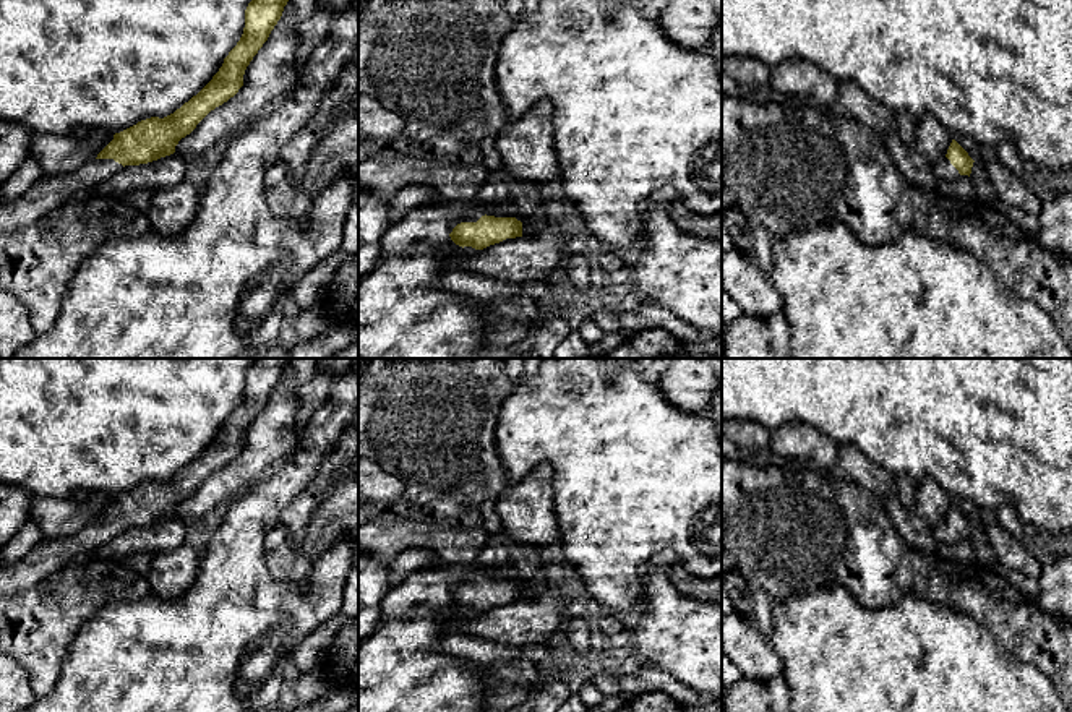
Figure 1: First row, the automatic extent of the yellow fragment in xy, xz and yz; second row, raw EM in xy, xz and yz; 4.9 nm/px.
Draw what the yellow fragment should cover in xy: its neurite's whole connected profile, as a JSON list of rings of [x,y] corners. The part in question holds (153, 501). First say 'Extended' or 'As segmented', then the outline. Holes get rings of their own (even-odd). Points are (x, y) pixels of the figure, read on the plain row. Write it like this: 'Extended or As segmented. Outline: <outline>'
Extended. Outline: [[[255,358],[245,373],[245,391],[212,443],[174,477],[151,480],[115,496],[114,503],[79,532],[41,540],[21,560],[0,566],[0,597],[24,592],[66,564],[117,538],[125,529],[139,529],[175,516],[182,501],[243,449],[243,438],[282,380],[290,358]]]

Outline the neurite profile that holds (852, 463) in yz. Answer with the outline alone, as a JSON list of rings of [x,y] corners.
[[[838,444],[835,449],[837,470],[851,482],[868,488],[884,504],[890,521],[907,547],[921,553],[936,553],[937,542],[933,529],[920,522],[913,513],[898,503],[895,475],[869,461],[856,446]]]

